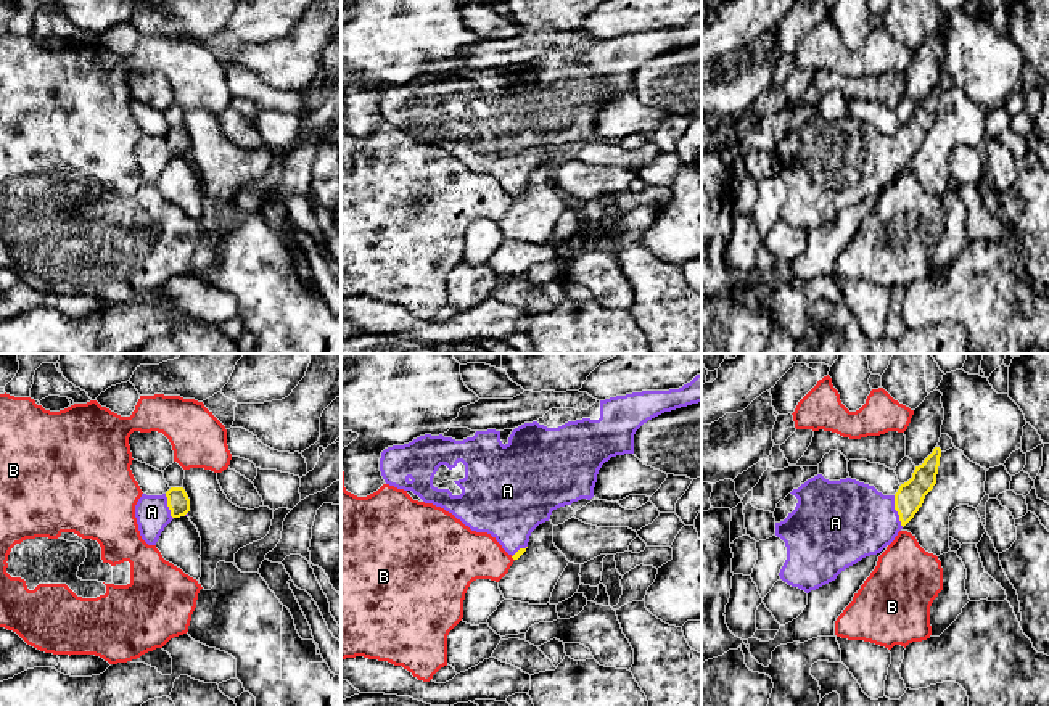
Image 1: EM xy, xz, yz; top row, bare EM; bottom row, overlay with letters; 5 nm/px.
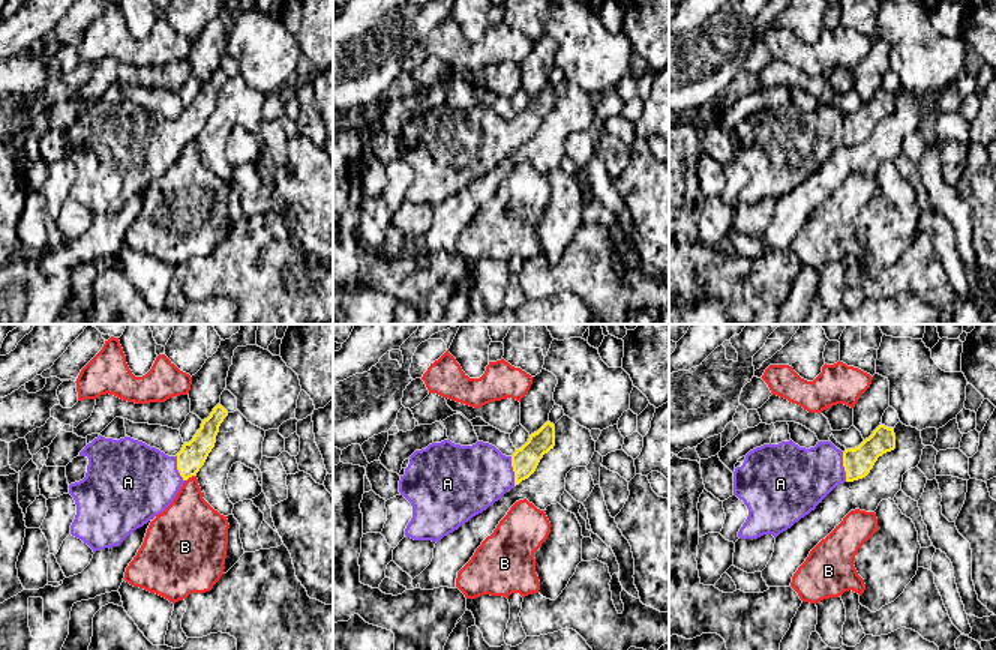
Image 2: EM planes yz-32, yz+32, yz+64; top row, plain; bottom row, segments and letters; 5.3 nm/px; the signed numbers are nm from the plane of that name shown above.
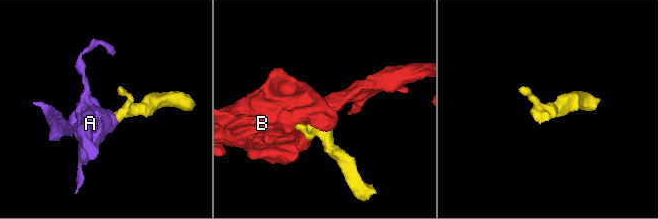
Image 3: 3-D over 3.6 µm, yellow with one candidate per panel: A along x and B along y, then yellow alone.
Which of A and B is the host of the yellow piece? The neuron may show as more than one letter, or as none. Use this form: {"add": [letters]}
{"add": ["A"]}

